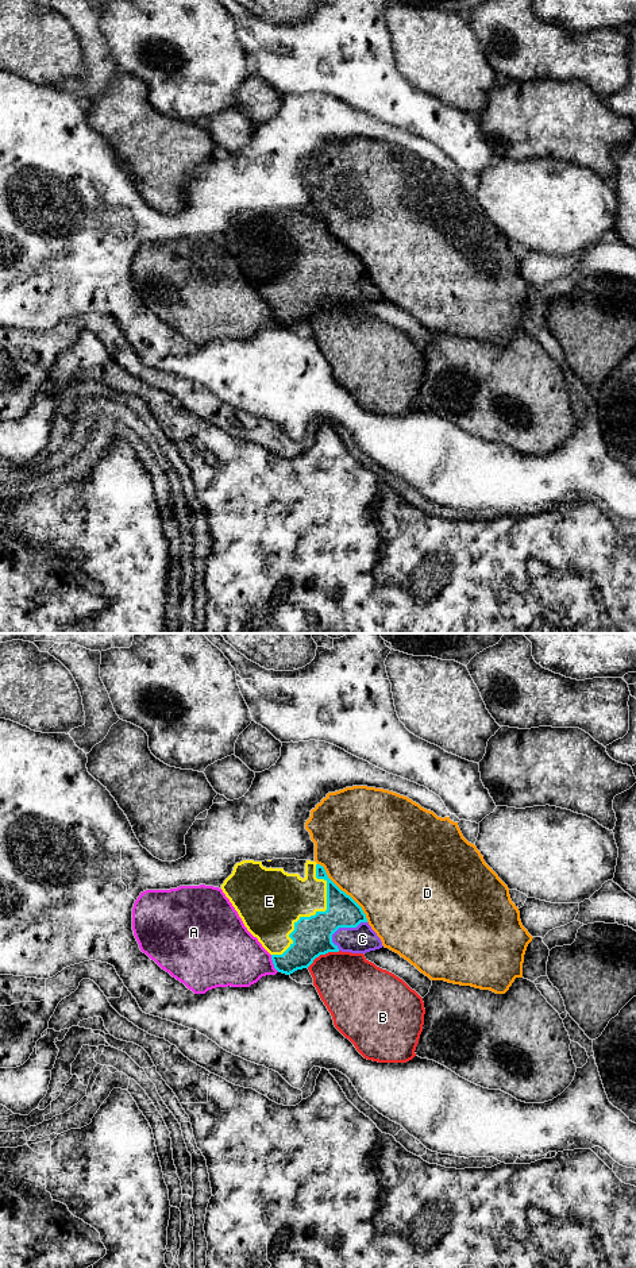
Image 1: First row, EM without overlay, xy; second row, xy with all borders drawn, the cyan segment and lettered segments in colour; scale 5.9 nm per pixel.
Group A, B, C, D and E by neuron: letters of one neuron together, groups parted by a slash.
A / B / C E / D

